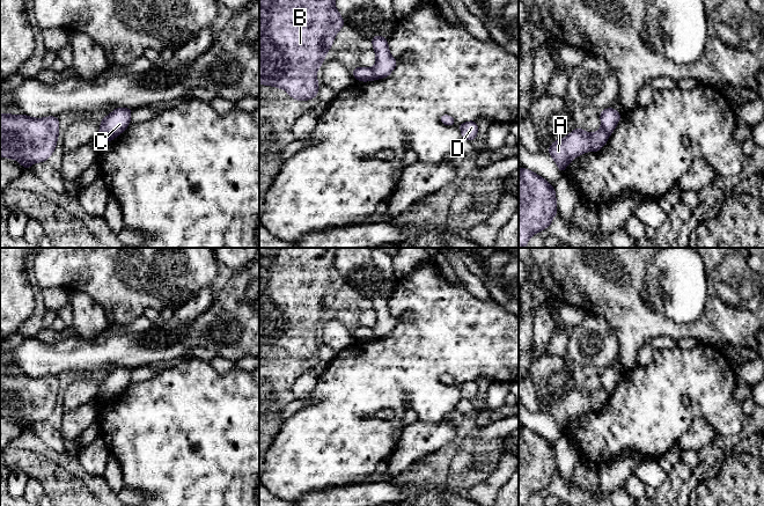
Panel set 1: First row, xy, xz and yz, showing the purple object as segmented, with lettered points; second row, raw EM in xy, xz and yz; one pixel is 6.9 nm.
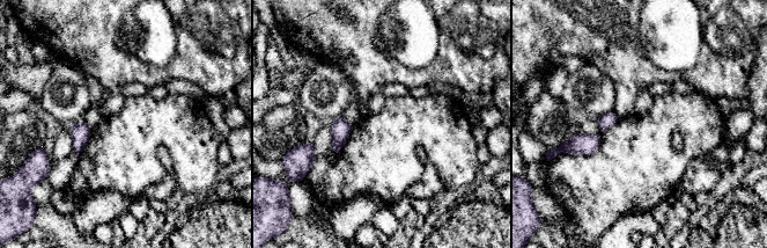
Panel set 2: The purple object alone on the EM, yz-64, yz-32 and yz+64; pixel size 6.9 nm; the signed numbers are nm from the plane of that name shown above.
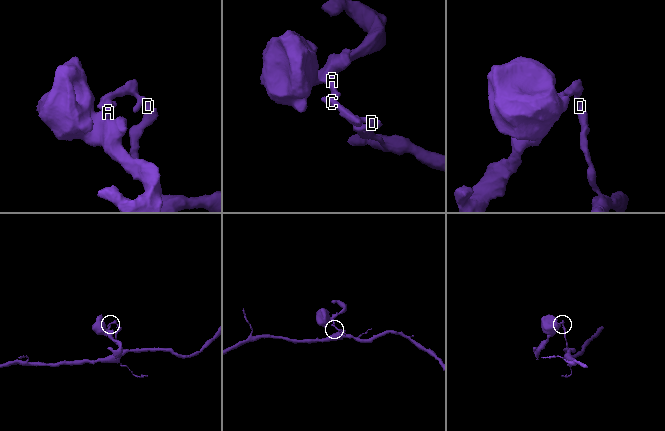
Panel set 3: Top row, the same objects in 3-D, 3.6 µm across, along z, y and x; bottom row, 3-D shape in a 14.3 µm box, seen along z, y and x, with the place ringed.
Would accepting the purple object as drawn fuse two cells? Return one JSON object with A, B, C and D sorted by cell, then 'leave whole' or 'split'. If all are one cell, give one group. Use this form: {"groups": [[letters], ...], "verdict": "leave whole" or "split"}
{"groups": [["A", "B"], ["C", "D"]], "verdict": "split"}

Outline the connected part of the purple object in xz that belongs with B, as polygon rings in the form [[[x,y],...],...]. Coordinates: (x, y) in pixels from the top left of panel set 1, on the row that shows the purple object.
[[[259,0],[259,85],[285,89],[297,101],[317,97],[317,69],[344,24],[335,0]]]

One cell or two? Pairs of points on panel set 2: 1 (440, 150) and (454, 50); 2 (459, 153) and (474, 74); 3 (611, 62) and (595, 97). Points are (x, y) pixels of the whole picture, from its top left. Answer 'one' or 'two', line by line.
1: two
2: two
3: two

